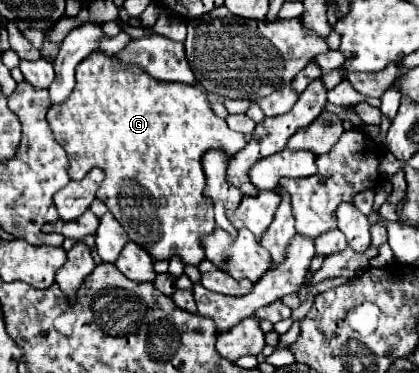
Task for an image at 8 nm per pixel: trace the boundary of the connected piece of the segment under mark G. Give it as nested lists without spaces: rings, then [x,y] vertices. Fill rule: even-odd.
[[[97,49],[97,53],[91,53],[89,57],[85,57],[85,61],[81,61],[81,65],[77,65],[77,85],[75,85],[73,93],[61,105],[49,107],[47,121],[53,129],[57,143],[61,143],[61,147],[67,151],[67,157],[71,163],[71,167],[69,167],[71,179],[77,179],[77,181],[83,179],[91,167],[101,167],[105,171],[105,179],[101,183],[101,189],[97,191],[97,197],[109,207],[113,217],[123,225],[123,229],[127,231],[131,241],[135,241],[137,245],[147,249],[153,259],[171,259],[173,255],[179,255],[187,265],[199,265],[205,259],[205,253],[201,247],[201,237],[215,229],[215,219],[213,219],[213,201],[209,201],[209,197],[203,195],[205,175],[203,175],[203,167],[201,167],[201,155],[207,149],[215,149],[215,147],[231,151],[231,155],[233,155],[245,147],[245,137],[243,137],[243,133],[231,131],[227,127],[225,119],[221,119],[213,113],[211,103],[205,95],[205,89],[201,89],[201,85],[177,85],[177,83],[169,83],[169,81],[153,81],[153,77],[149,77],[143,69],[137,69],[137,65],[121,65],[117,55],[105,55],[103,51]]]

